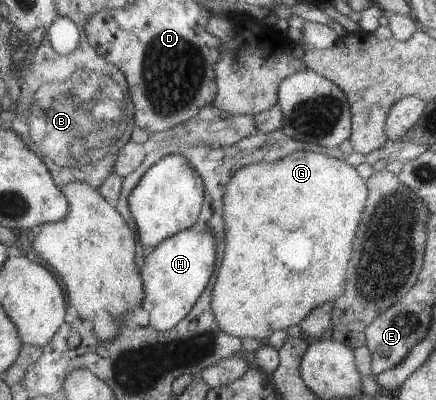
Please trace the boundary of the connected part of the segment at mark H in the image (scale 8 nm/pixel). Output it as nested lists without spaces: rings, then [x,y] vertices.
[[[208,225],[201,232],[184,229],[161,241],[144,259],[141,276],[146,294],[143,308],[150,315],[148,327],[168,331],[184,320],[198,303],[216,267],[216,237],[212,233]]]

